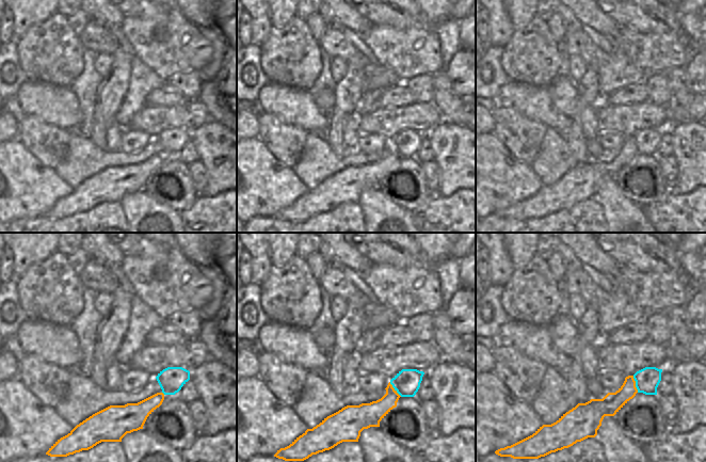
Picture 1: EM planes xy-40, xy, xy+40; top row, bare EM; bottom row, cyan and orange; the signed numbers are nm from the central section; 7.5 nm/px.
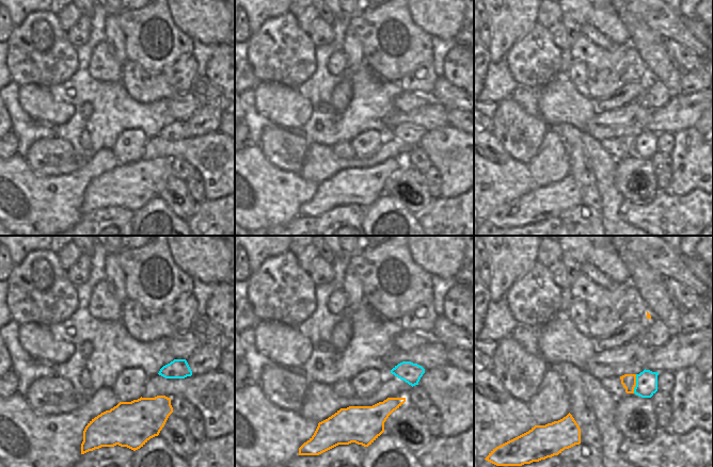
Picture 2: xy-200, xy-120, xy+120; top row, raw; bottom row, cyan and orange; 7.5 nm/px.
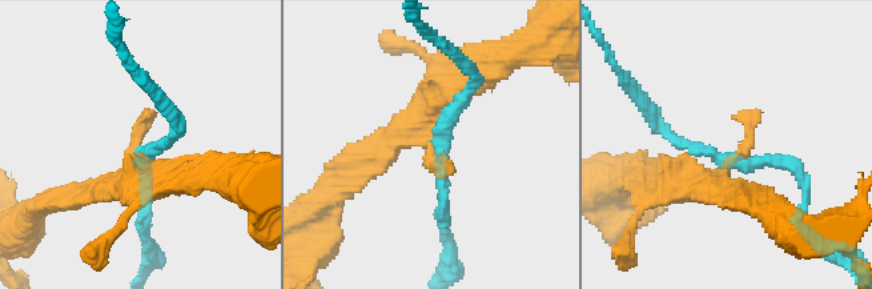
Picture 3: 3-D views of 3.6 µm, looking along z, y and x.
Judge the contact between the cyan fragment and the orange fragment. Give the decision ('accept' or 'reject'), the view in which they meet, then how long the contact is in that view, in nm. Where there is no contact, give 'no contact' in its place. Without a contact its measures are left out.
reject; meets cyan in xy+40; contact 130 nm long

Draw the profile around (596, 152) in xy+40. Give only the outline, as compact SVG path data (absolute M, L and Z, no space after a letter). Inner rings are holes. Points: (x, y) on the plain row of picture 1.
M597 139L589 141L589 155L591 160L603 160L608 154L604 150Z

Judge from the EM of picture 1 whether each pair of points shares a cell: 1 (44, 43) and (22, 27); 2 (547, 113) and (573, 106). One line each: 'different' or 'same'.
1: different
2: different

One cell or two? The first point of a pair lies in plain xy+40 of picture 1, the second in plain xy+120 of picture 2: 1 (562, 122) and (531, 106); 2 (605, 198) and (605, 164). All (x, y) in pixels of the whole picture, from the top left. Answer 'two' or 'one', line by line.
1: one
2: one

